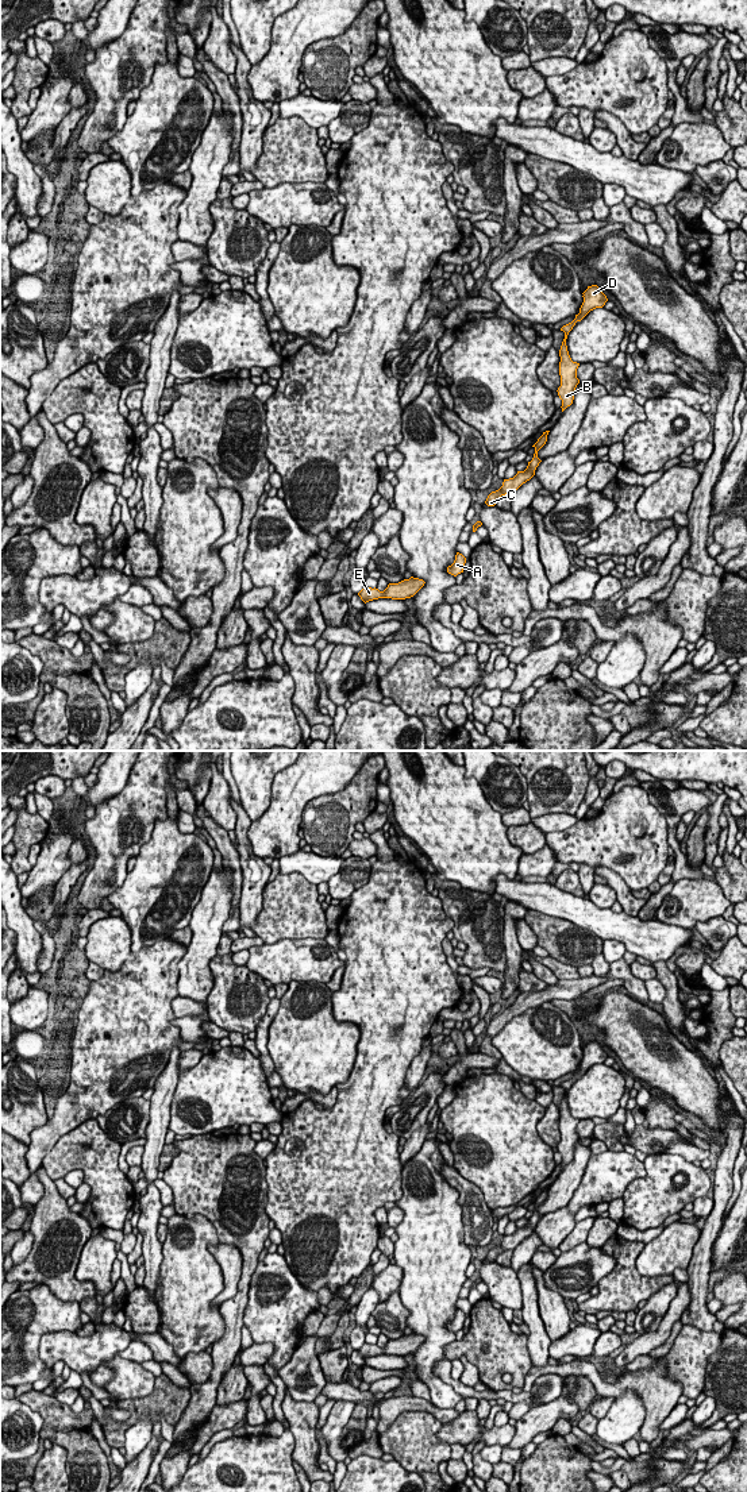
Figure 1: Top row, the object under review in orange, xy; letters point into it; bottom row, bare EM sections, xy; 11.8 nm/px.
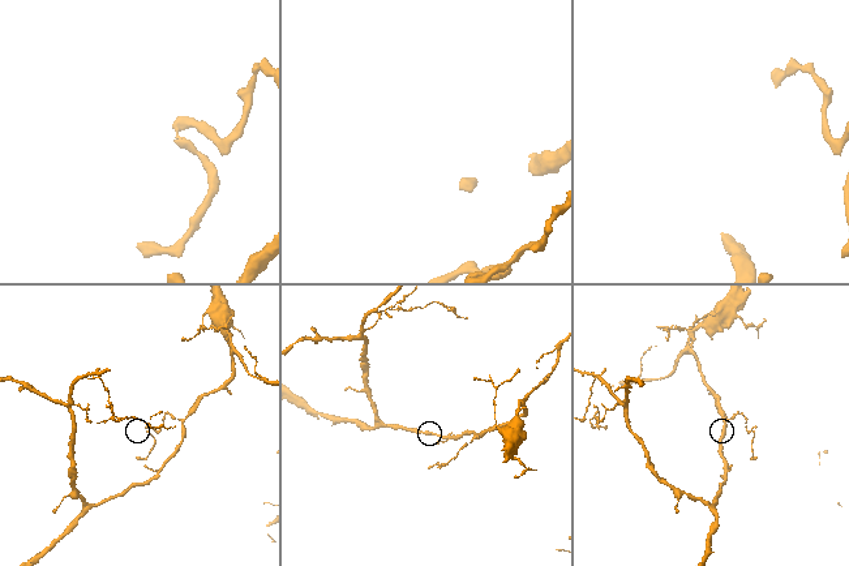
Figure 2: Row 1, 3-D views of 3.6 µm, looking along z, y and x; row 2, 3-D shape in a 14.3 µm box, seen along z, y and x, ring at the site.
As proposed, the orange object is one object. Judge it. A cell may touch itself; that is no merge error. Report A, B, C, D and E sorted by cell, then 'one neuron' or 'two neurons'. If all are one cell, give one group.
groups A B C D E; one neuron

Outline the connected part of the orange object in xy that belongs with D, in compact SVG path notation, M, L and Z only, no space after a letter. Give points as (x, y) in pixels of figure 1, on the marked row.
M597 285L588 286L588 289L582 293L584 302L579 308L579 313L575 315L575 319L563 325L561 331L565 332L565 339L562 342L561 350L559 350L559 375L561 375L561 386L558 388L558 396L562 400L562 412L573 404L574 400L574 392L577 385L579 383L579 379L577 378L577 369L579 363L573 362L567 346L566 339L569 332L573 329L577 321L581 321L590 311L596 308L602 308L605 302L608 301L607 296L602 293L602 289Z

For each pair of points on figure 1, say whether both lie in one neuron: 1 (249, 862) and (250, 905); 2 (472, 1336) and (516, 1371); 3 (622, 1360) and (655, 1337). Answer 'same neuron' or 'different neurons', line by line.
1: same neuron
2: same neuron
3: same neuron

